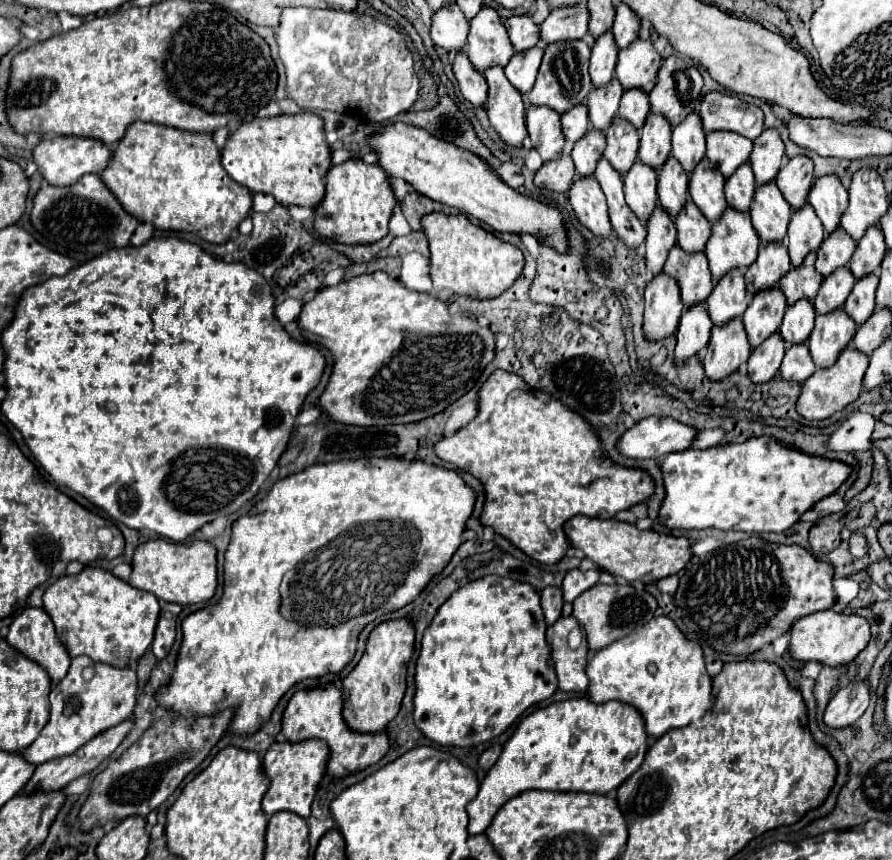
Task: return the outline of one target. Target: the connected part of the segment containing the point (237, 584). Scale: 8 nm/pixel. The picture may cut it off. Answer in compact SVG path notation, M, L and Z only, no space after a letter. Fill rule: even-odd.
M360 457L360 459L348 459L348 461L320 463L320 465L310 465L300 473L292 473L286 479L280 479L278 483L274 483L270 493L262 501L258 501L258 505L252 509L250 515L244 515L238 521L234 521L232 541L228 545L226 561L224 561L224 595L218 601L218 605L194 611L182 621L184 643L180 647L180 655L176 661L176 671L172 675L170 687L162 689L156 695L160 707L174 709L178 715L180 713L182 715L214 715L226 707L232 707L236 709L236 717L232 719L228 733L250 735L258 731L270 719L270 713L278 705L280 697L292 685L308 677L340 673L354 657L358 635L368 623L412 603L422 593L422 589L430 583L430 579L444 571L452 555L464 543L462 535L466 531L466 521L474 511L474 503L476 503L476 491L472 491L456 471L440 467L440 465L428 465L424 461L410 461L410 459L400 459L400 457L386 457L386 459Z

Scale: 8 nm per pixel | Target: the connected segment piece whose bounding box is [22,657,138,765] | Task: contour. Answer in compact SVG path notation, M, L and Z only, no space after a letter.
M74 657L66 677L54 685L50 693L50 721L38 739L22 753L26 761L40 765L56 757L64 757L86 745L98 733L122 723L132 715L138 693L138 675L134 667L112 667L94 663L90 657Z

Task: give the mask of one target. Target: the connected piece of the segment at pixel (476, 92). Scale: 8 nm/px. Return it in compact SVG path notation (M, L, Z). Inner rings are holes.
M456 53L454 59L454 75L460 83L460 91L462 95L472 103L472 105L484 105L486 103L486 95L488 95L488 85L486 79L480 71L474 69L474 65L470 63L470 59L466 57L466 53Z

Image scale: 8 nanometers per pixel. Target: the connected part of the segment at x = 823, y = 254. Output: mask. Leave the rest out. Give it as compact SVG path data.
M838 227L822 241L818 249L818 261L816 261L818 273L826 277L834 269L844 267L850 261L854 251L856 251L856 241L842 227Z

